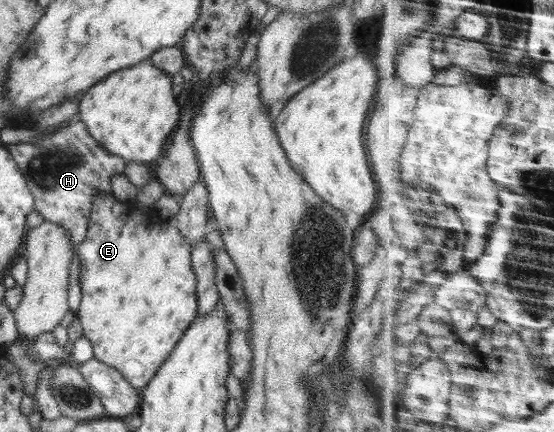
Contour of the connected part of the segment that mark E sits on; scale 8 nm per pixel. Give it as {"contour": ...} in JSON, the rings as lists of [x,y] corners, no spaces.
{"contour":[[[96,194],[94,202],[92,202],[92,211],[90,213],[90,222],[88,222],[88,230],[86,238],[77,246],[77,256],[80,262],[80,288],[81,288],[81,303],[76,310],[79,322],[83,327],[83,336],[90,340],[93,347],[94,357],[98,361],[102,361],[117,369],[126,381],[129,381],[134,389],[142,389],[155,376],[162,362],[172,353],[184,332],[192,325],[192,322],[197,318],[198,306],[198,284],[193,266],[191,265],[192,247],[188,240],[178,232],[176,225],[172,227],[170,223],[166,223],[166,227],[160,223],[160,219],[154,221],[156,225],[152,225],[150,231],[150,215],[144,211],[138,211],[138,207],[132,203],[120,202],[114,195]]]}

